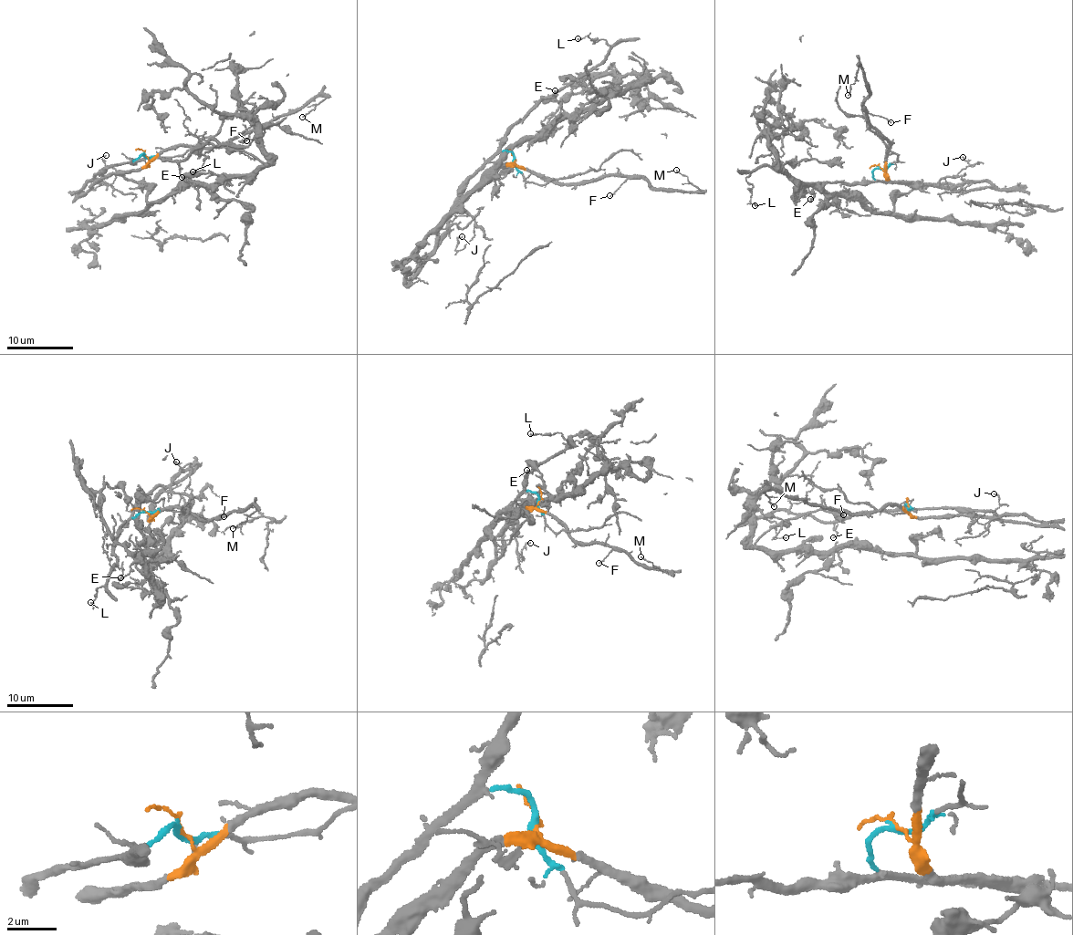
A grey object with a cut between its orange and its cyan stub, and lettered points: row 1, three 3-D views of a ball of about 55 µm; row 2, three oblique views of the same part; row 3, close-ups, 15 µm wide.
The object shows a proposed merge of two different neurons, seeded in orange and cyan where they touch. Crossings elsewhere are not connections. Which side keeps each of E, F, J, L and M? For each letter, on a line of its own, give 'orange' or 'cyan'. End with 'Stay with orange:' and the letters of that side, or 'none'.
E: cyan
F: orange
J: orange
L: cyan
M: orange
Stay with orange: F, J, M

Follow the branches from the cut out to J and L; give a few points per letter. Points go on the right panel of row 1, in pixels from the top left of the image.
J: (879, 167), (894, 181), (908, 184), (937, 182), (979, 163), (971, 165), (962, 157)
L: (879, 167), (872, 181), (837, 180), (817, 186), (763, 166), (745, 179), (755, 205)

